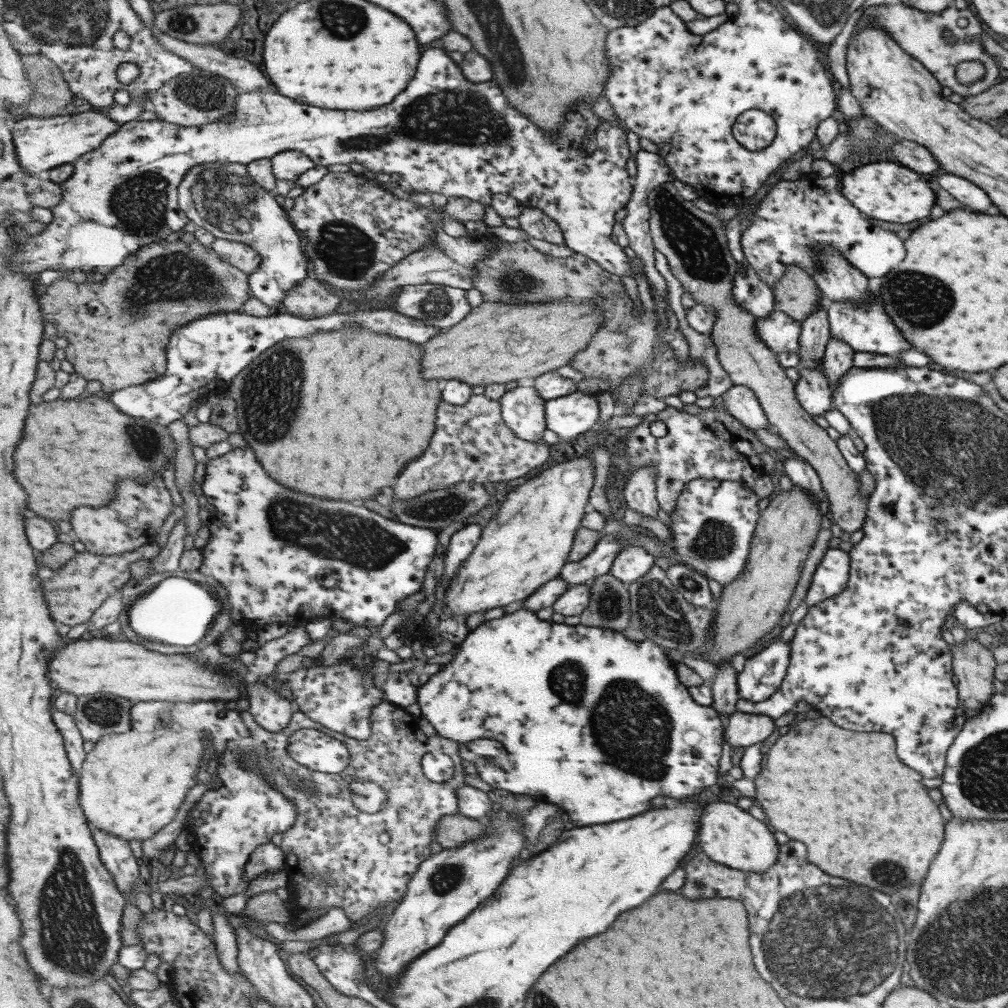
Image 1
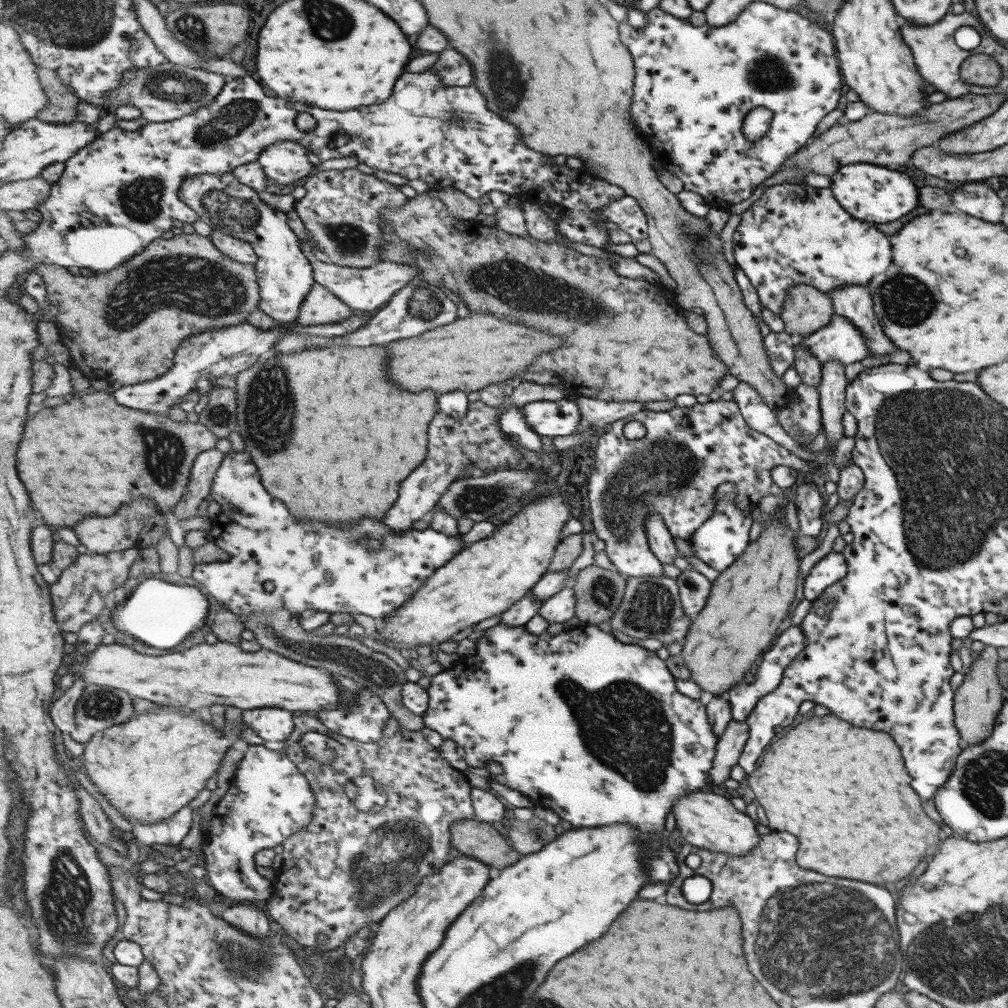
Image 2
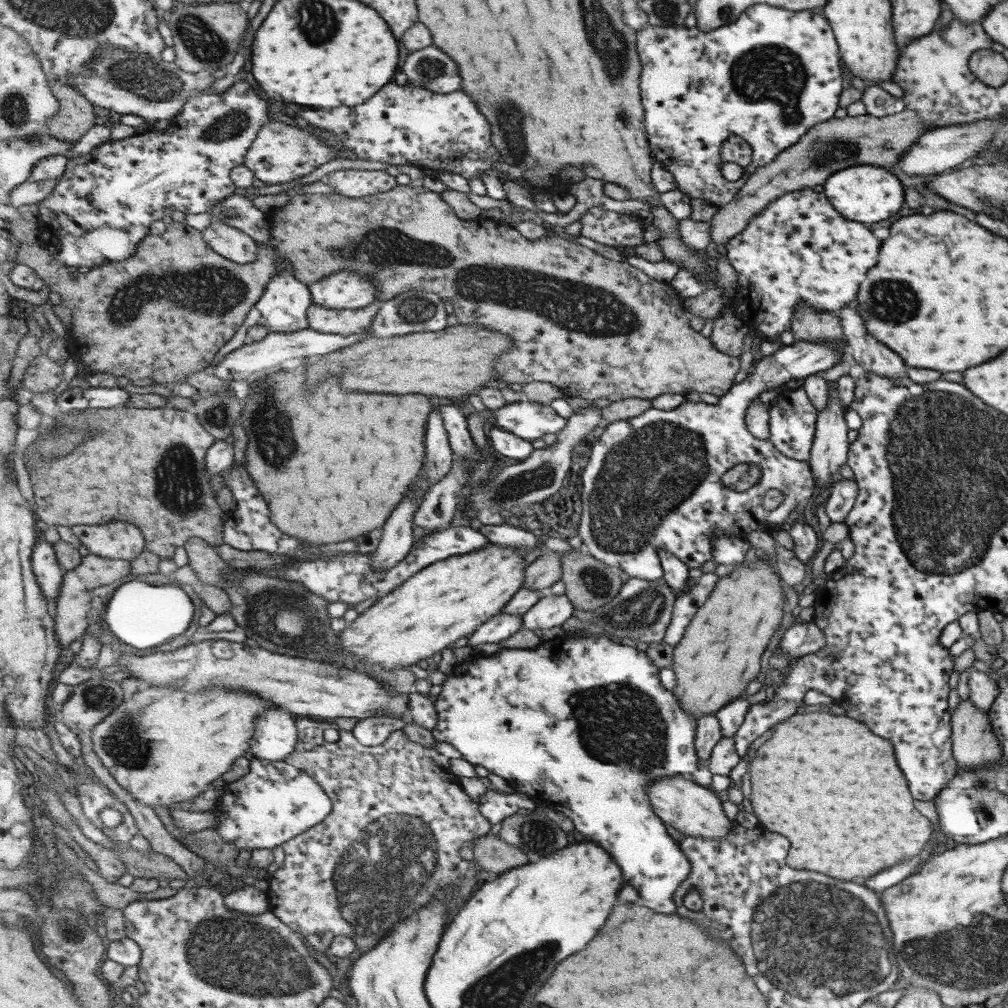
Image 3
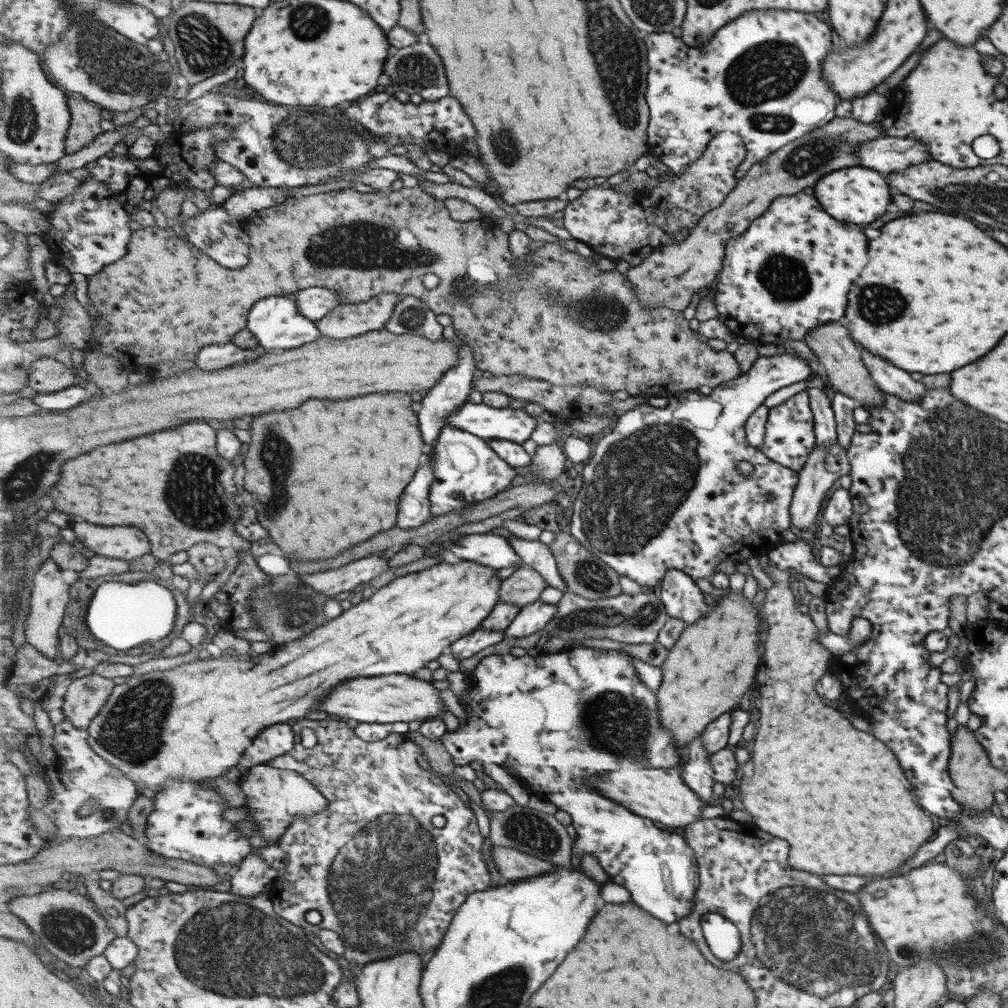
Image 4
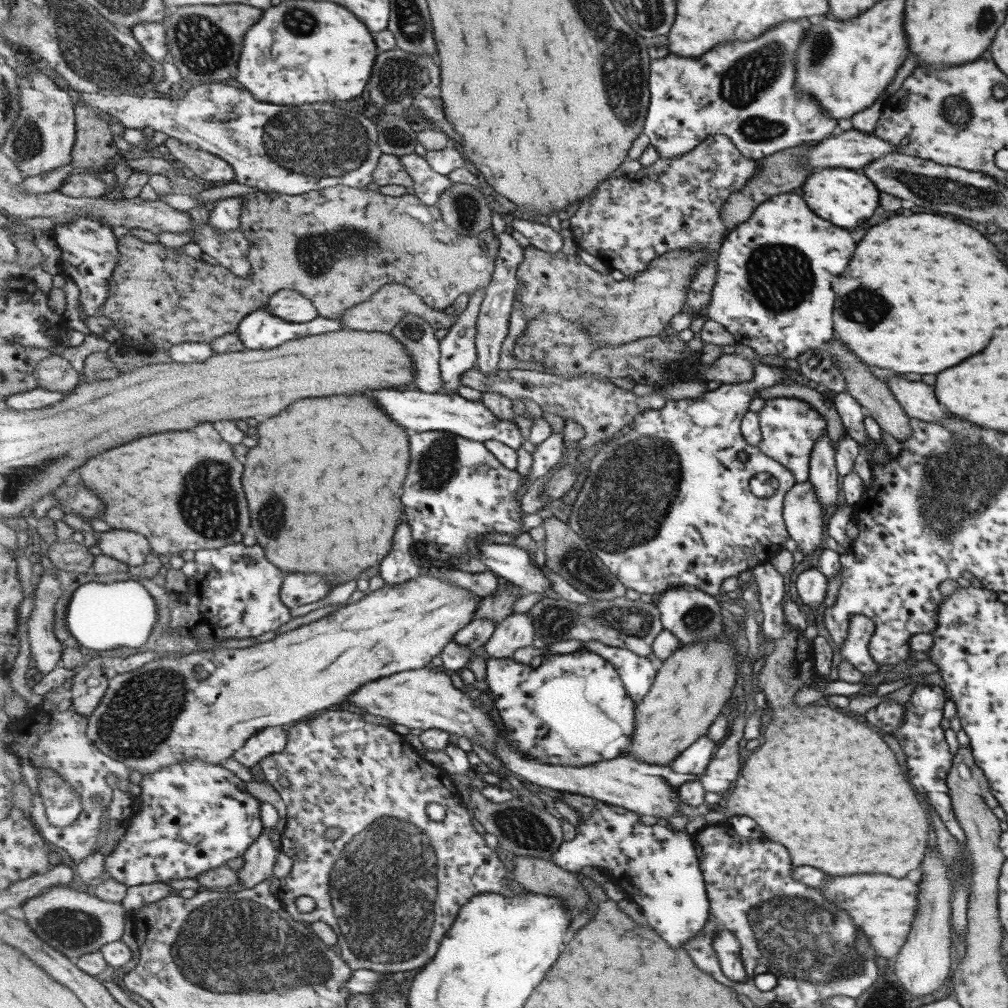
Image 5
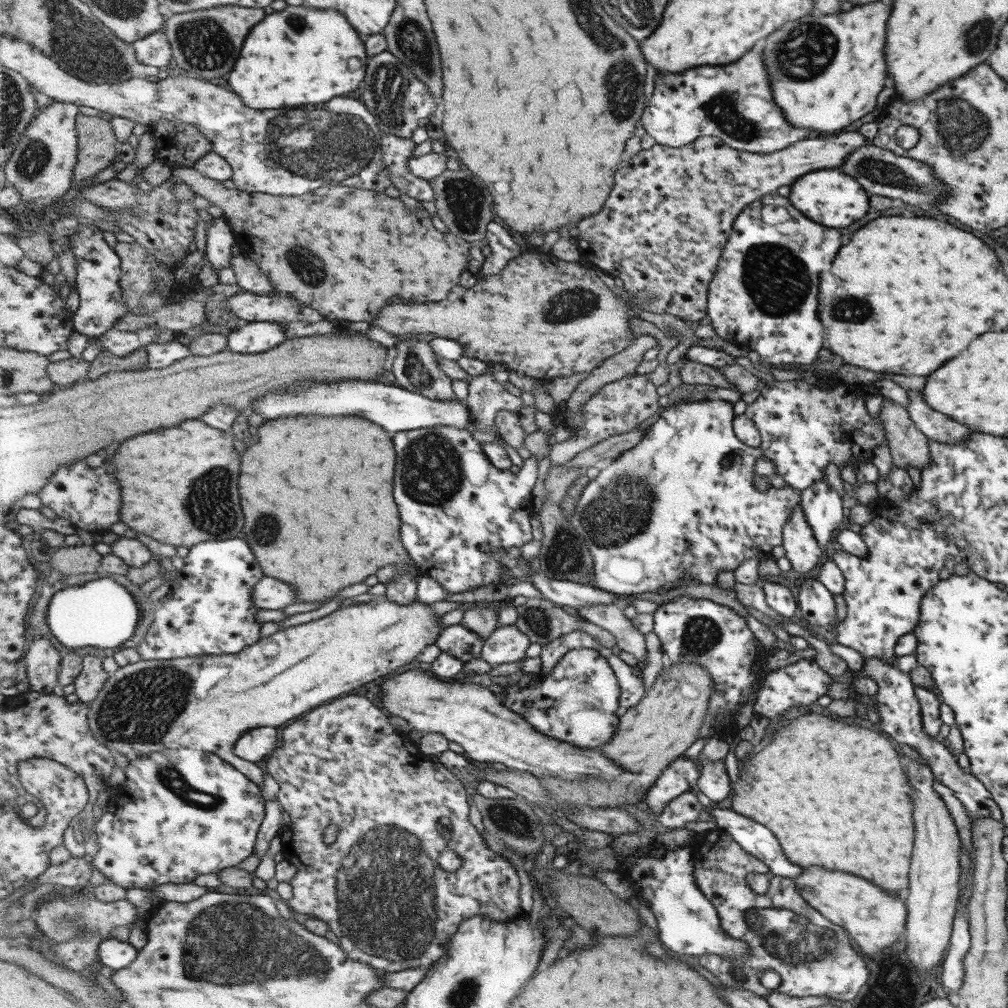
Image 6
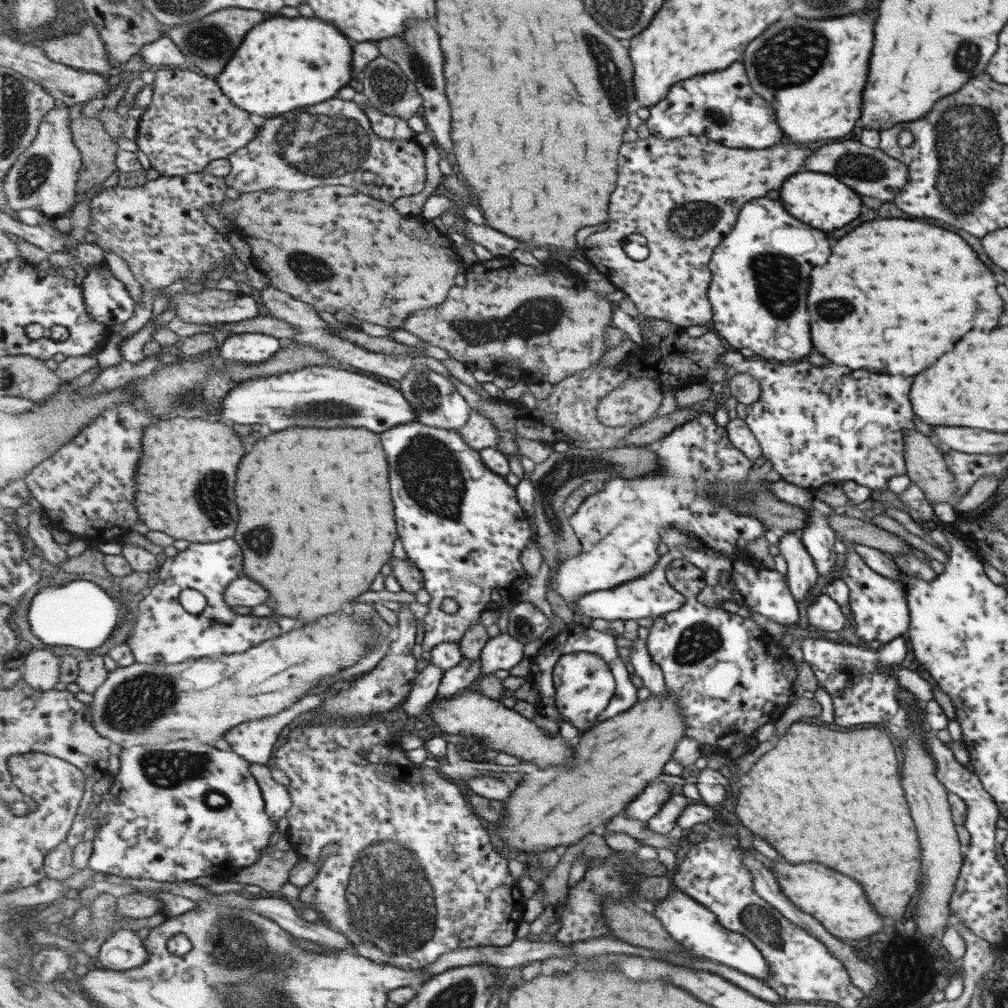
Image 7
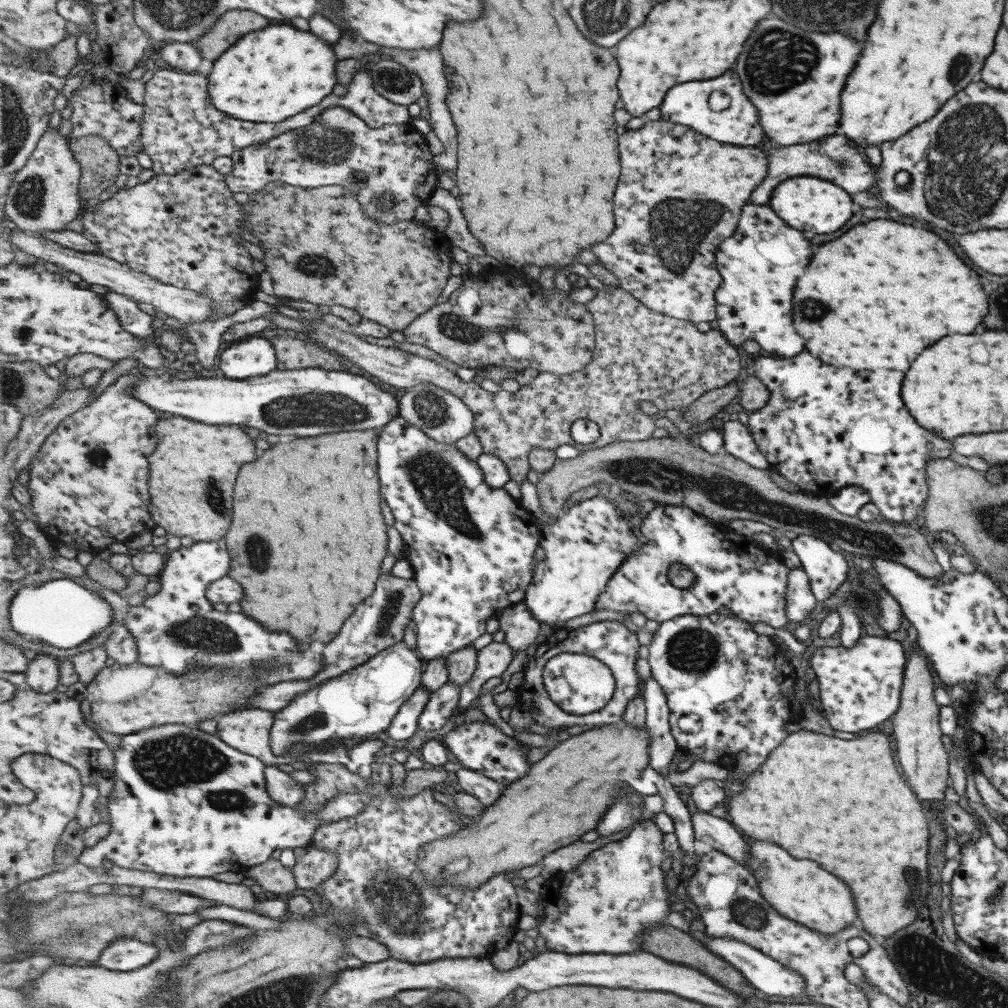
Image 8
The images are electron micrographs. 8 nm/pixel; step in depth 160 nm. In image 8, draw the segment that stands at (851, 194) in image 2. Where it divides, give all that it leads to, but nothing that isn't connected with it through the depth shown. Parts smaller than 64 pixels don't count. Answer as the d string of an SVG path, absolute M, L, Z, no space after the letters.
M797 176L793 180L777 184L777 192L773 192L773 200L769 200L769 204L773 204L777 212L781 212L781 220L789 220L793 228L801 228L801 232L813 234L829 234L839 230L853 212L853 204L847 192L827 180L817 180L809 176Z

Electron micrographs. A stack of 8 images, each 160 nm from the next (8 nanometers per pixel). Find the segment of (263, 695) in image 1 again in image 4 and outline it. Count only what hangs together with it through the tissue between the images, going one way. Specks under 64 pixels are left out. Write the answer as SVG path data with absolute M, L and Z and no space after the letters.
M281 723L269 726L261 732L253 744L245 751L240 764L247 769L257 764L269 763L279 756L287 754L296 746L296 733L292 724Z

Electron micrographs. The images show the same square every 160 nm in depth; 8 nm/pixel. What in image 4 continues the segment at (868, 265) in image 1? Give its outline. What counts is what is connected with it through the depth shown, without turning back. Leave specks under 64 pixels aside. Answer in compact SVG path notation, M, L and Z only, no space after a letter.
M800 191L792 196L781 196L772 201L761 217L753 220L748 231L728 242L723 270L712 285L719 309L717 319L737 336L759 346L774 344L780 349L786 340L804 340L813 328L843 317L849 282L857 278L865 264L867 240L859 226L833 220L821 210L813 195Z

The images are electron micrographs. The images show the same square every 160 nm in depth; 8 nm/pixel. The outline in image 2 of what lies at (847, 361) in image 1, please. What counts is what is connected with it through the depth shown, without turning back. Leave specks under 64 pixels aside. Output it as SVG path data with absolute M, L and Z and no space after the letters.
M831 359L820 366L820 379L816 386L819 397L821 425L825 428L826 440L835 443L844 435L838 422L846 411L844 405L844 388L847 384L844 366Z

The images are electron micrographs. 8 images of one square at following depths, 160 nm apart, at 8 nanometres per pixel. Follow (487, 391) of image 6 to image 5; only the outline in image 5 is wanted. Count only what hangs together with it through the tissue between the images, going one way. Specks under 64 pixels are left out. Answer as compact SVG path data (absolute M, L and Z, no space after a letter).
M503 232L499 234L499 239L500 248L496 262L496 272L494 272L492 282L486 288L486 295L478 319L478 335L476 338L478 367L485 376L498 371L499 360L501 360L501 346L503 346L505 338L509 336L509 320L511 320L511 312L513 312L513 306L515 306L513 302L515 302L517 285L519 284L518 270L525 261L525 249L511 234Z

